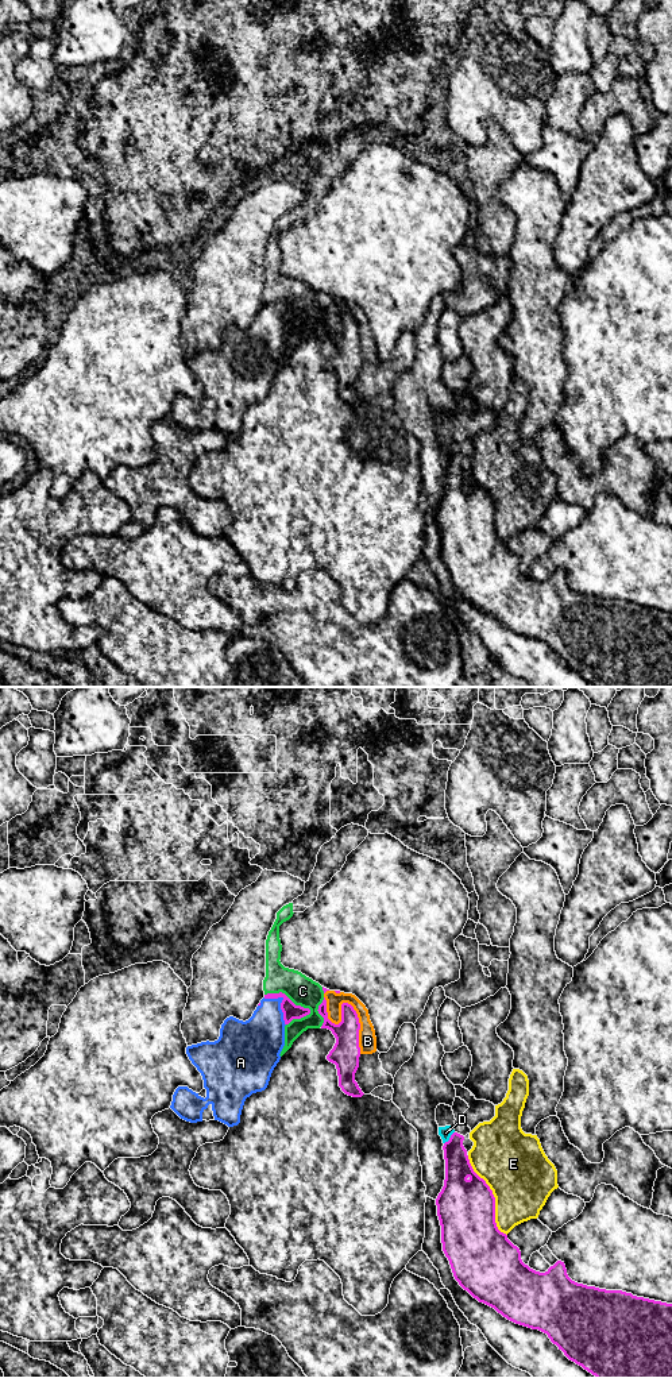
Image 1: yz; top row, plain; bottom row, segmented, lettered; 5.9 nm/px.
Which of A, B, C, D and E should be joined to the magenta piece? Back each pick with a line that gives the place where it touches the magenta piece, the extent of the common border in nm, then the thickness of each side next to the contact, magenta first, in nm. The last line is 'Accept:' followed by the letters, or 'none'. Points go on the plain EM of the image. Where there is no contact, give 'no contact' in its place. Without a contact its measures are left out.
A: contact yz (281, 312); length 220 nm; calibres 100 and 280 nm
Accept: A

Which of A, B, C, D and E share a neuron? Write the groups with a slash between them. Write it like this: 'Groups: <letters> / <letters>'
Groups: A / B / C / D / E

